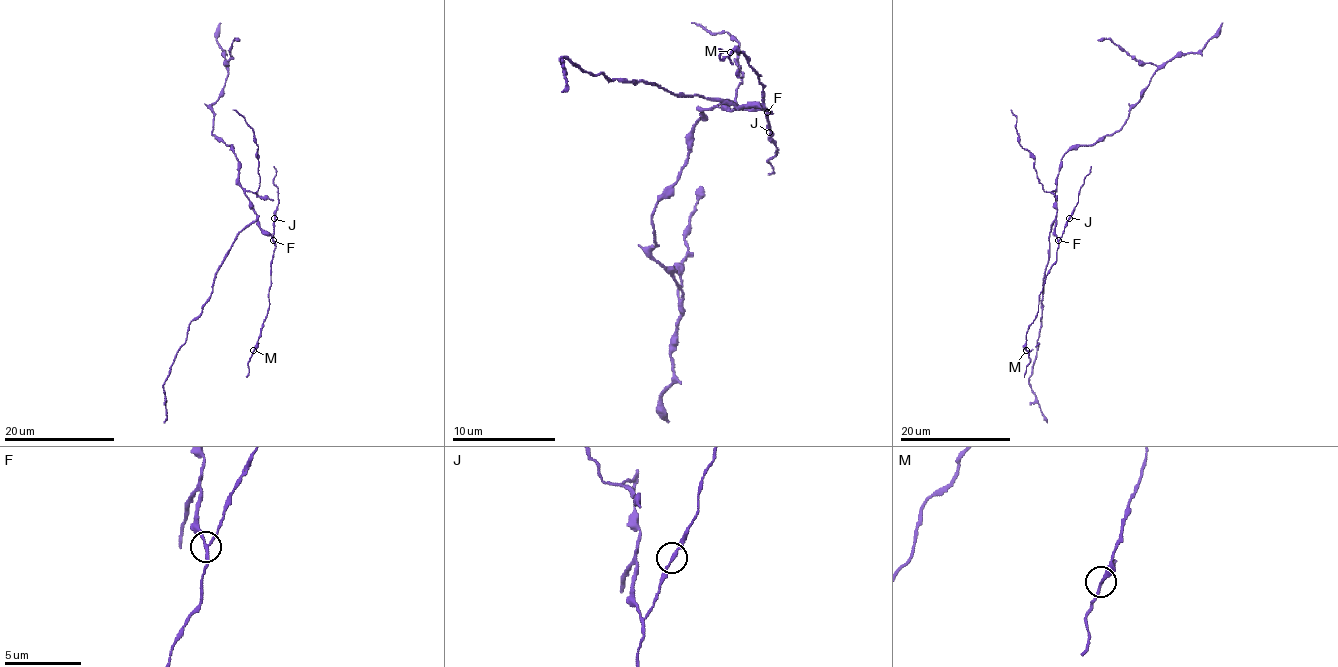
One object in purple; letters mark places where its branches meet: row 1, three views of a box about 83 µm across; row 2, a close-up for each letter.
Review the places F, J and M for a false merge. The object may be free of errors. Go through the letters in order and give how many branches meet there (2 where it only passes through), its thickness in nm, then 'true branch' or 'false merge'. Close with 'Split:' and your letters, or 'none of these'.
F: 3 branches meet; 180 nm thick; false merge
J: 2 branches meet; 190 nm thick; true branch
M: 3 branches meet; 200 nm thick; true branch
Split: F

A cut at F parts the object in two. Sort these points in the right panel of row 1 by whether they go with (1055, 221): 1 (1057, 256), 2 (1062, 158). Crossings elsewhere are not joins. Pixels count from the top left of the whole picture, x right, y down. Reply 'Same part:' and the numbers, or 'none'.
Same part: 2

